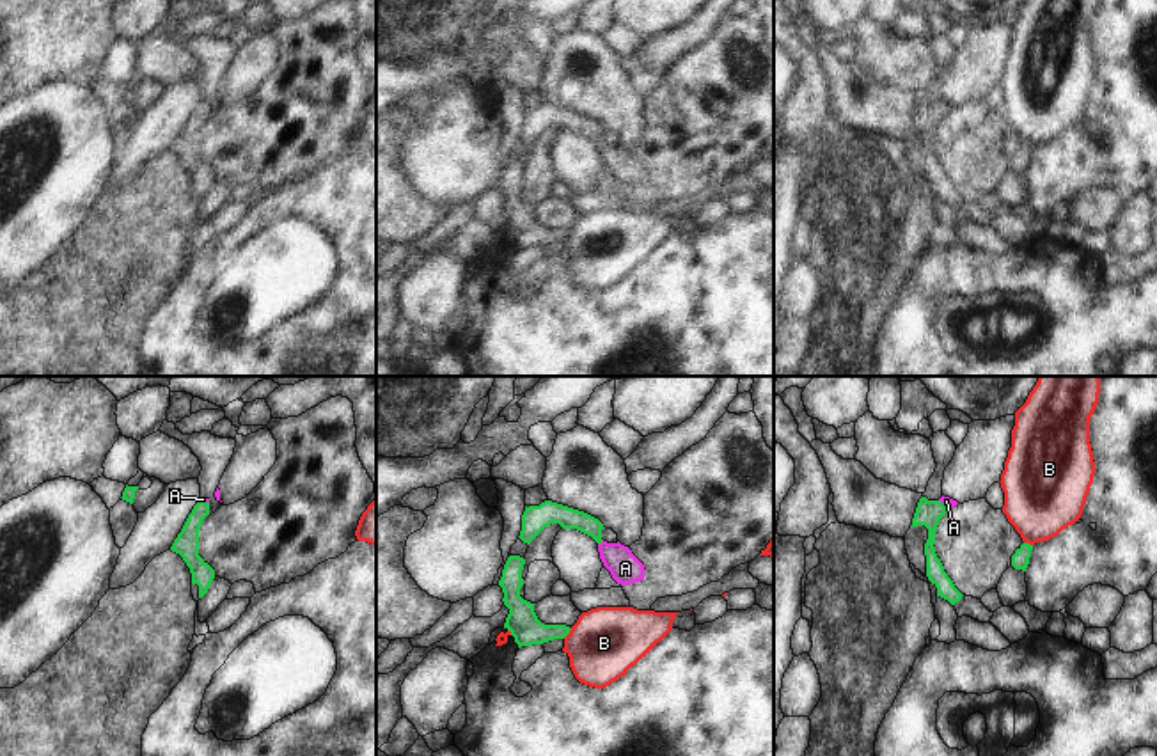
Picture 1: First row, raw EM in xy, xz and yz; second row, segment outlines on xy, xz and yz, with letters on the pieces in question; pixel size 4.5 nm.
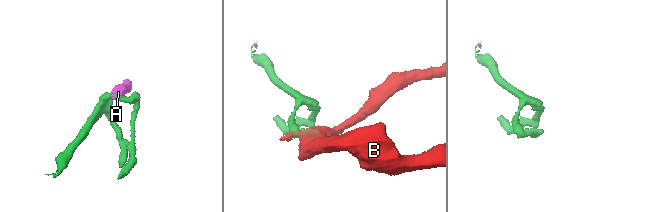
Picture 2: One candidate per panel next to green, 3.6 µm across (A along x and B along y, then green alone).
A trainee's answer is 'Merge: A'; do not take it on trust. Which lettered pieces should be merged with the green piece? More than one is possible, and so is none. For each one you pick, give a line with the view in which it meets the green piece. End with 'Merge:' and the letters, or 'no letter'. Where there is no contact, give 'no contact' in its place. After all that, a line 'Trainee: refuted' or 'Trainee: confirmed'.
A: xz
Merge: A
Trainee: confirmed

